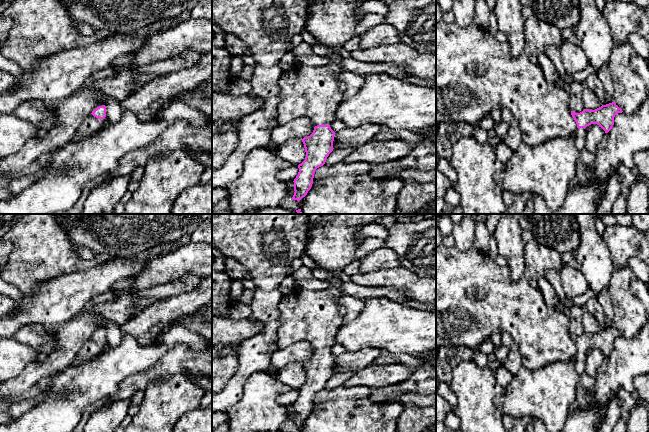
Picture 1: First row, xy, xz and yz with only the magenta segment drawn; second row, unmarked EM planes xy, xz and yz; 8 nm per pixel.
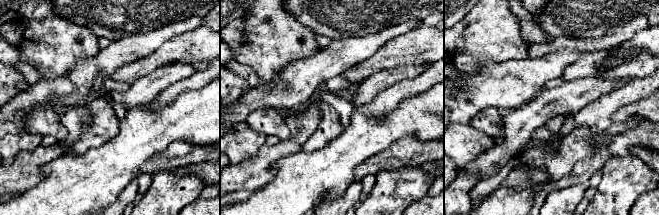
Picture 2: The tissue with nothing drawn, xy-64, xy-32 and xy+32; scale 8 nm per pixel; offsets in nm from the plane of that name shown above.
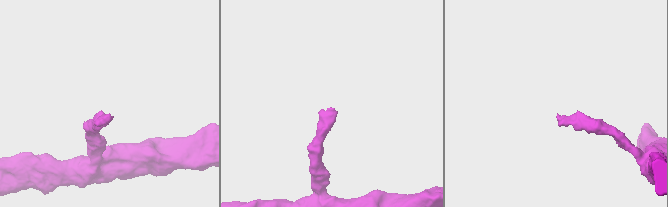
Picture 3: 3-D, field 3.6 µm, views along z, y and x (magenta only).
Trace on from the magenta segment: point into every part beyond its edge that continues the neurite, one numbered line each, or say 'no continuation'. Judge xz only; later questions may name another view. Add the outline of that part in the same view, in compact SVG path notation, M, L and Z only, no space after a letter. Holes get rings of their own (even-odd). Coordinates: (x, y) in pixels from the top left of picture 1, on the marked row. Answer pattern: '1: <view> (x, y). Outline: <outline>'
1: xz (315, 92). Outline: M338 53L327 56L331 61L323 66L295 65L282 72L278 104L279 124L299 117L308 118L313 127L331 125L343 101L346 84L339 76L345 71Z

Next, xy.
1: xy (91, 125). Outline: M90 114L76 131L72 141L80 141L89 138L107 125L106 117L104 119L98 119Z

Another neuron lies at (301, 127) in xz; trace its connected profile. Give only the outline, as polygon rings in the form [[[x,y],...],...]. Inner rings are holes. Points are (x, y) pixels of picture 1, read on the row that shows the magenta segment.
[[[299,117],[285,124],[279,124],[271,131],[271,141],[280,145],[289,139],[303,139],[313,133],[314,127],[306,117]]]

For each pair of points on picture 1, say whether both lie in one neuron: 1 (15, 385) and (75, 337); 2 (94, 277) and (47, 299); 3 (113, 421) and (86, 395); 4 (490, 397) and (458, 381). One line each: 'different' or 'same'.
1: same
2: same
3: different
4: same

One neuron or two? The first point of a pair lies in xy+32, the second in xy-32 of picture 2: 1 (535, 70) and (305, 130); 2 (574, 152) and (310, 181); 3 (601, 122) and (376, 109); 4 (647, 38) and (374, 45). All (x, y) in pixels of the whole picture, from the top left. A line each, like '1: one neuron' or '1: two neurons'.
1: two neurons
2: one neuron
3: one neuron
4: two neurons

